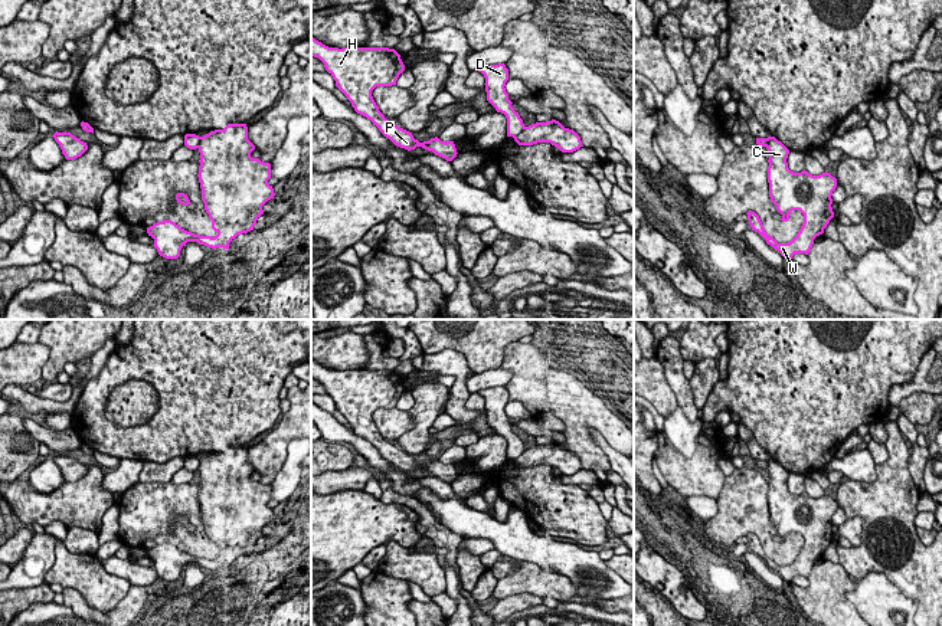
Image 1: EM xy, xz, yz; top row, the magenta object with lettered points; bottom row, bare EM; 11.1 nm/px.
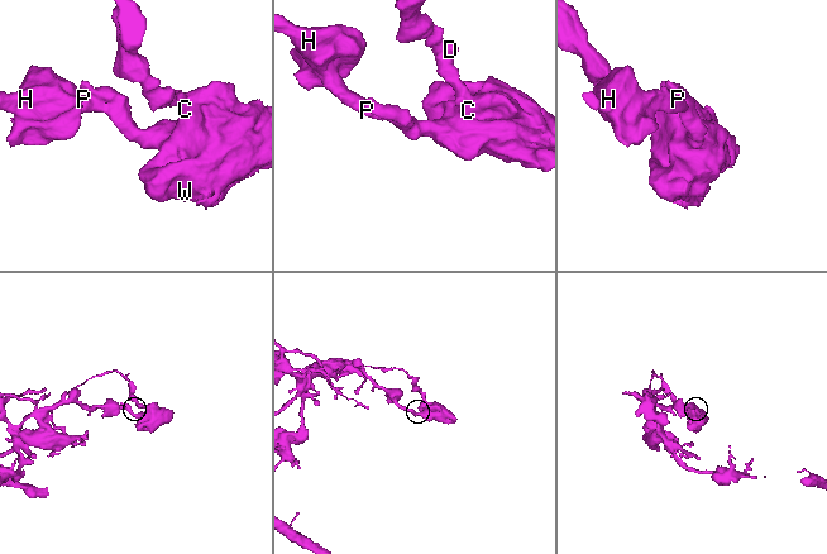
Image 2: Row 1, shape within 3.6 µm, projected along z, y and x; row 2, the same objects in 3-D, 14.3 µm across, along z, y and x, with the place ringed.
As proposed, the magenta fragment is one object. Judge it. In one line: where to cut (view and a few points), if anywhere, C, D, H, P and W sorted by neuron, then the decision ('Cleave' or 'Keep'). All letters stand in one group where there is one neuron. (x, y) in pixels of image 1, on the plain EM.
Split along xz (526, 449), (513, 459). Groups: C H P W / D. Cleave

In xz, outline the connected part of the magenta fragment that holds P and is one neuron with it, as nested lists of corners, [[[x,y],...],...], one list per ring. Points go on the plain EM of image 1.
[[[311,358],[311,378],[318,380],[347,419],[354,433],[373,445],[395,468],[408,473],[422,469],[435,478],[452,484],[457,479],[454,463],[438,459],[419,465],[412,455],[385,440],[376,427],[372,413],[376,409],[396,407],[405,393],[400,377],[389,370],[328,370]]]

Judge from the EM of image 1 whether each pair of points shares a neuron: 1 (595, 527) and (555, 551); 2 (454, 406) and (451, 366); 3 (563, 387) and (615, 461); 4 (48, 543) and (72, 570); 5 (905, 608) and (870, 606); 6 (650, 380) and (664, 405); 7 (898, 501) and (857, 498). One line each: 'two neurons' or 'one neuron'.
1: two neurons
2: one neuron
3: two neurons
4: two neurons
5: one neuron
6: one neuron
7: one neuron

